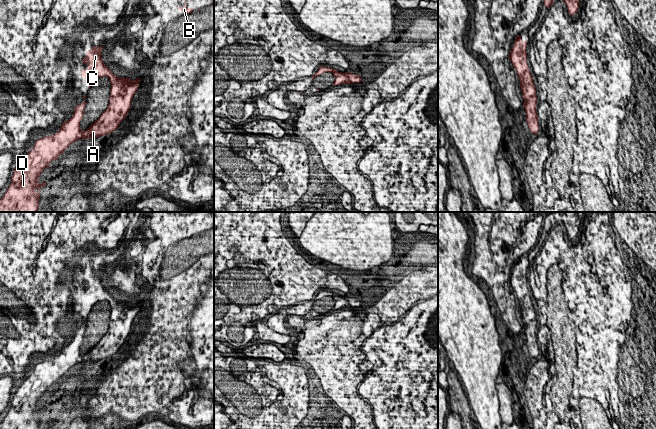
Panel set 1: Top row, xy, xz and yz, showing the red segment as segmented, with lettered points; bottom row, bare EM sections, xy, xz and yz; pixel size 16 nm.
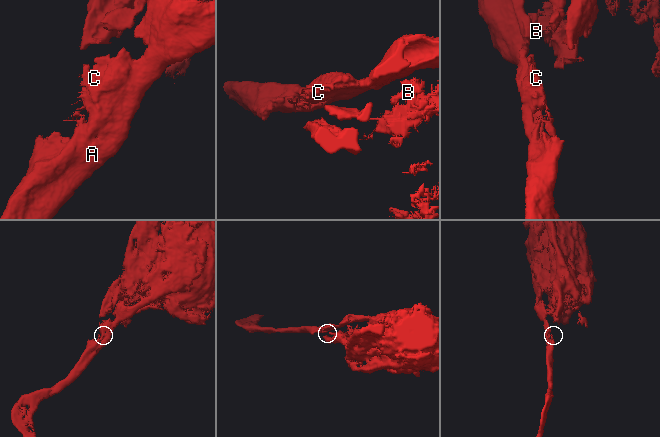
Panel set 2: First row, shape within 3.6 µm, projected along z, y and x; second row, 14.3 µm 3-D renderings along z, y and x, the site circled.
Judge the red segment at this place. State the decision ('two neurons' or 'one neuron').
one neuron

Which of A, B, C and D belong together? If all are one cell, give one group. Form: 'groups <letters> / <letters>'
groups A B C D

